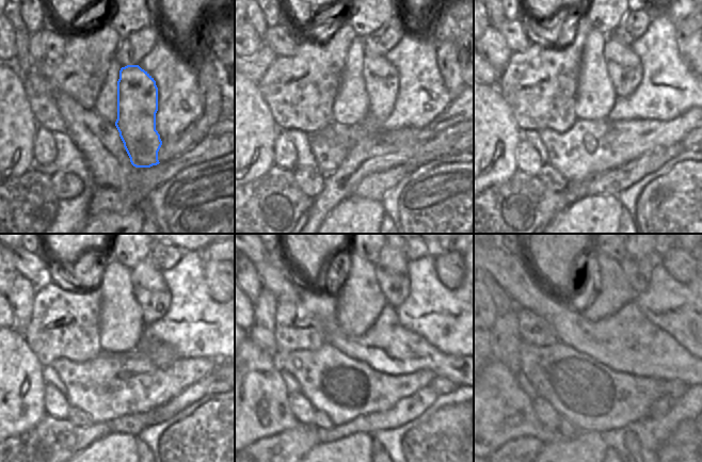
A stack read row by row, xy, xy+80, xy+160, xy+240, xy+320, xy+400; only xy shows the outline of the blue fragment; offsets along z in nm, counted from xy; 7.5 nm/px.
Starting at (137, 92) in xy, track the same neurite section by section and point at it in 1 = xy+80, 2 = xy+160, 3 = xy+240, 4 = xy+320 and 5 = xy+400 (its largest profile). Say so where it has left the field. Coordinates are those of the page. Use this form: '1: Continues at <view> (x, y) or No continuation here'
1: Continues at xy+80 (381, 77)
2: Continues at xy+160 (623, 65)
3: Continues at xy+240 (148, 286)
4: Continues at xy+320 (392, 273)
5: Continues at xy+400 (640, 256)

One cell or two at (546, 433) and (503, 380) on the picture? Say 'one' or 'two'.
one

